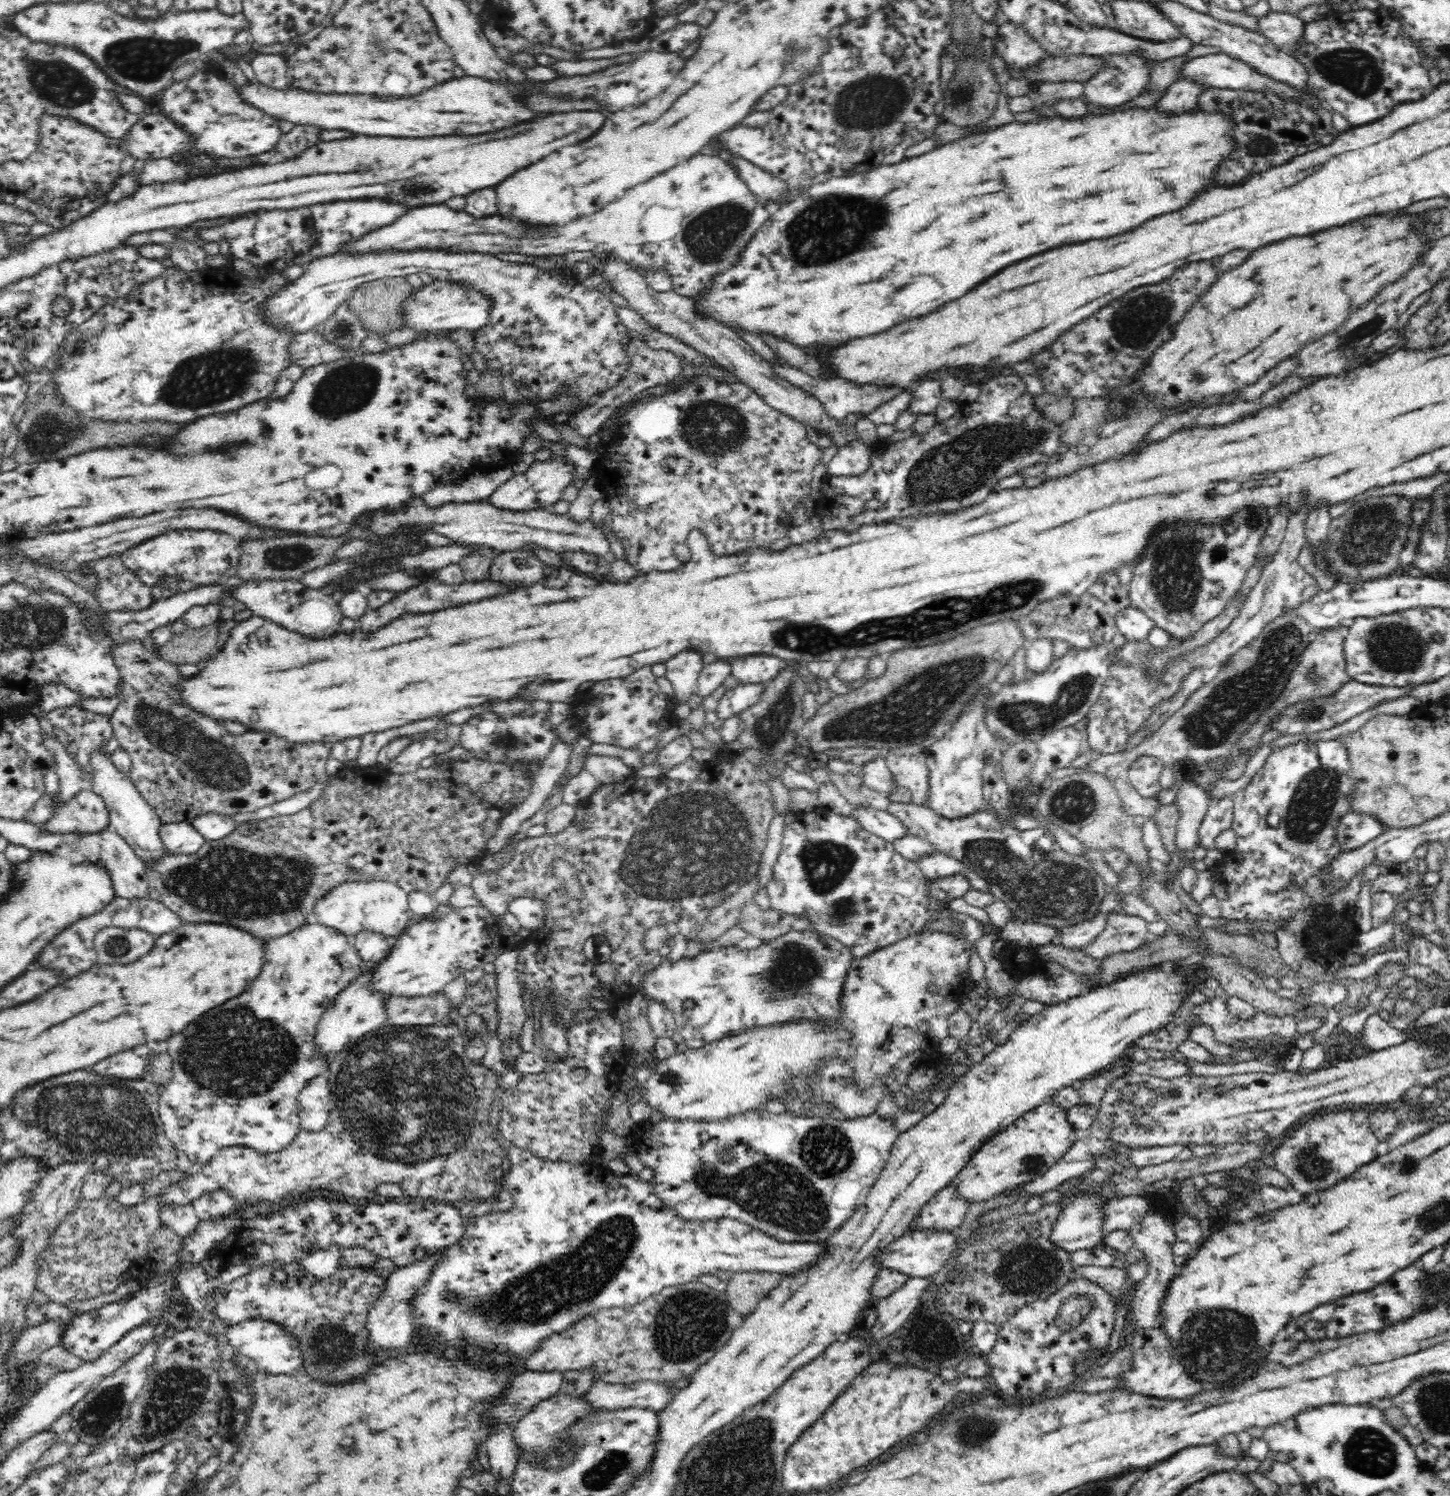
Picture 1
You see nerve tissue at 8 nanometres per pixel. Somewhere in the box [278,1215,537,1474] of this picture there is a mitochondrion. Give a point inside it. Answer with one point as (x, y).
(332, 1345)

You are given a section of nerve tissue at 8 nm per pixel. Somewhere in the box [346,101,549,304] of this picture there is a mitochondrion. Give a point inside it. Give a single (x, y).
(416, 188)

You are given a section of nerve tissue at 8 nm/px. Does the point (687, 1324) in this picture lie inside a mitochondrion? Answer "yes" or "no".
yes

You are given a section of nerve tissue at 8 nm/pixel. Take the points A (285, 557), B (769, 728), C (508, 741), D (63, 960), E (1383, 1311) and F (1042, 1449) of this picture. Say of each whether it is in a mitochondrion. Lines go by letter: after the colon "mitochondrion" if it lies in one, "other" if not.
A: mitochondrion
B: mitochondrion
C: mitochondrion
D: other
E: other
F: other

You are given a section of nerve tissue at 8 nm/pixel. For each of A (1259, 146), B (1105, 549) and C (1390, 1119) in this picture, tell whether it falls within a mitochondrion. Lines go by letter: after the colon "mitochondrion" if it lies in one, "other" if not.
A: mitochondrion
B: other
C: other

